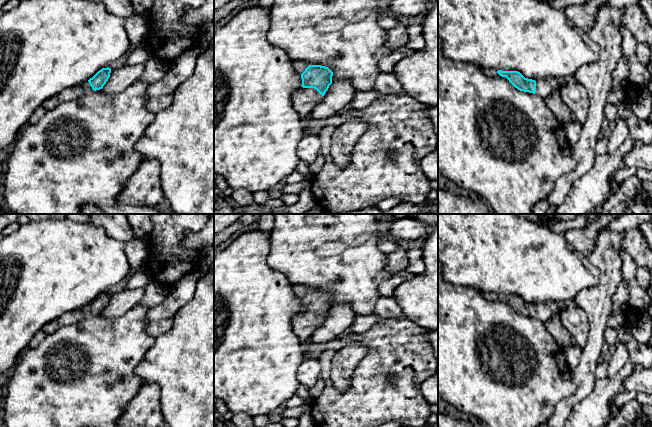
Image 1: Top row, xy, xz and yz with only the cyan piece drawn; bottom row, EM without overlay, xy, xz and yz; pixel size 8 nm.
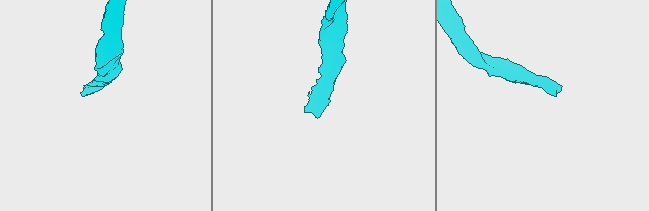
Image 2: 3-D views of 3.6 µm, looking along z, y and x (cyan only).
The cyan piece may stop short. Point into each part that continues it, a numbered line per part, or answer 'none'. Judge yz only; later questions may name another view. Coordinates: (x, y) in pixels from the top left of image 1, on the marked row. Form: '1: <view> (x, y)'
1: yz (545, 87)

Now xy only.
1: xy (71, 93)

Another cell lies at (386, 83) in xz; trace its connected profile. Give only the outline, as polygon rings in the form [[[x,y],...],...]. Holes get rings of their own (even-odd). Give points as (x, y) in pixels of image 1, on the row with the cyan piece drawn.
[[[381,73],[377,78],[373,90],[380,93],[381,95],[404,93],[404,89],[395,75],[384,73]]]

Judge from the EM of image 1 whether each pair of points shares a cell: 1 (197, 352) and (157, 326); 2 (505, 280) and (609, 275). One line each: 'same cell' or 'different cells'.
1: different cells
2: different cells

